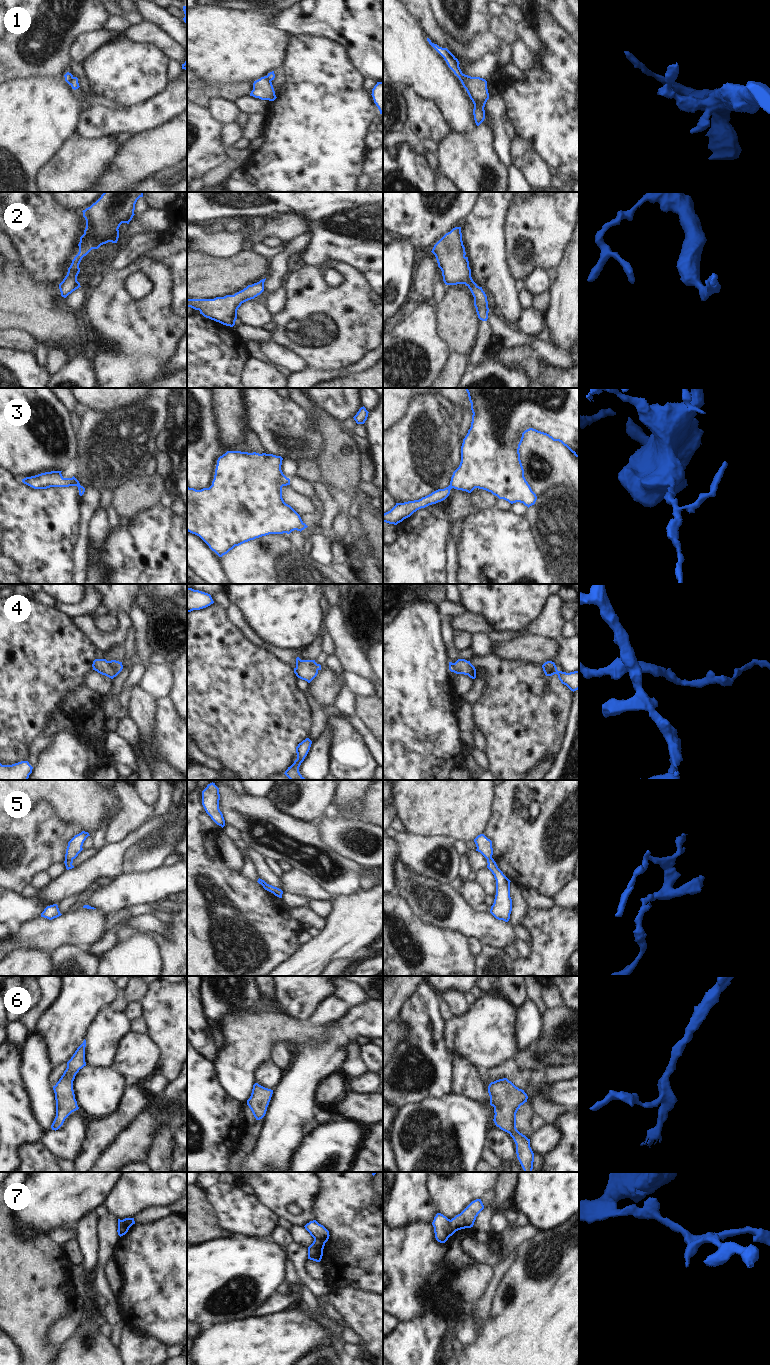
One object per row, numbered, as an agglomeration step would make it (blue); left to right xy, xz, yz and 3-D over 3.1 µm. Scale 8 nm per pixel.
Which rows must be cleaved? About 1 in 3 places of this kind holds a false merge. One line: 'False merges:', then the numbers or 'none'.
False merges: 1, 5, 7

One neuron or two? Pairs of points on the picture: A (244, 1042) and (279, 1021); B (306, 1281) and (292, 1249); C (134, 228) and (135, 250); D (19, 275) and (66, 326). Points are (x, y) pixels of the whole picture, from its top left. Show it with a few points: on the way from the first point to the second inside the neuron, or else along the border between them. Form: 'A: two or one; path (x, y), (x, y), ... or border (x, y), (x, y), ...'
A: one; path (253, 1034), (270, 1025)
B: one; path (301, 1273), (297, 1257)
C: two; border (157, 232), (137, 233), (128, 241)
D: one; path (28, 288), (53, 313)

